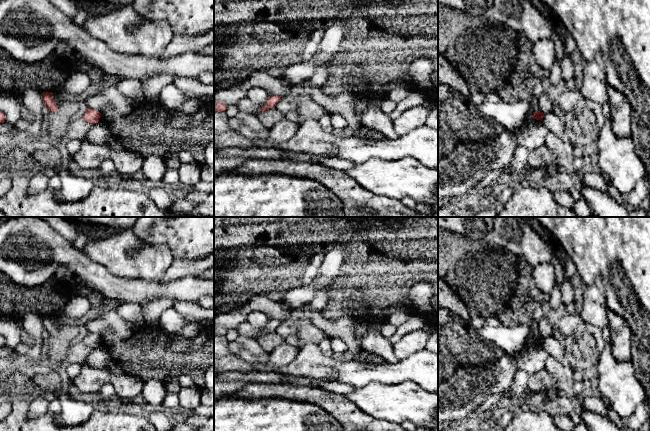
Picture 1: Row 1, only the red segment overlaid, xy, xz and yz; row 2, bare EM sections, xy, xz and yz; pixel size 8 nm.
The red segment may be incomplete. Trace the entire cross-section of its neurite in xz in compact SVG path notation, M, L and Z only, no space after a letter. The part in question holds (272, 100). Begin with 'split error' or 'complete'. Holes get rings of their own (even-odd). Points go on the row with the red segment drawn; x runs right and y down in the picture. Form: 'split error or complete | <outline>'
complete | M271 94L268 99L265 101L263 107L258 111L258 113L263 112L268 109L275 108L276 104L281 100L280 96Z

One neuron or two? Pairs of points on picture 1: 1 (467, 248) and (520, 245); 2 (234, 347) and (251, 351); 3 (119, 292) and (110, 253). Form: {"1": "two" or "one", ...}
{"1": "two", "2": "one", "3": "two"}

